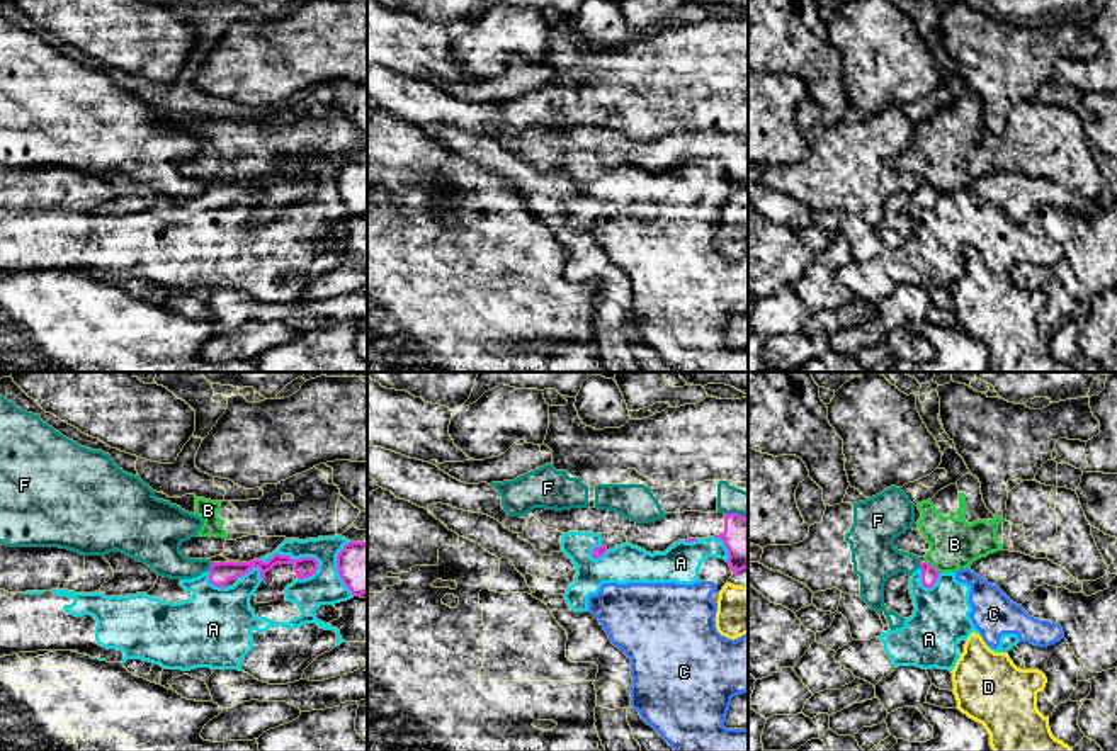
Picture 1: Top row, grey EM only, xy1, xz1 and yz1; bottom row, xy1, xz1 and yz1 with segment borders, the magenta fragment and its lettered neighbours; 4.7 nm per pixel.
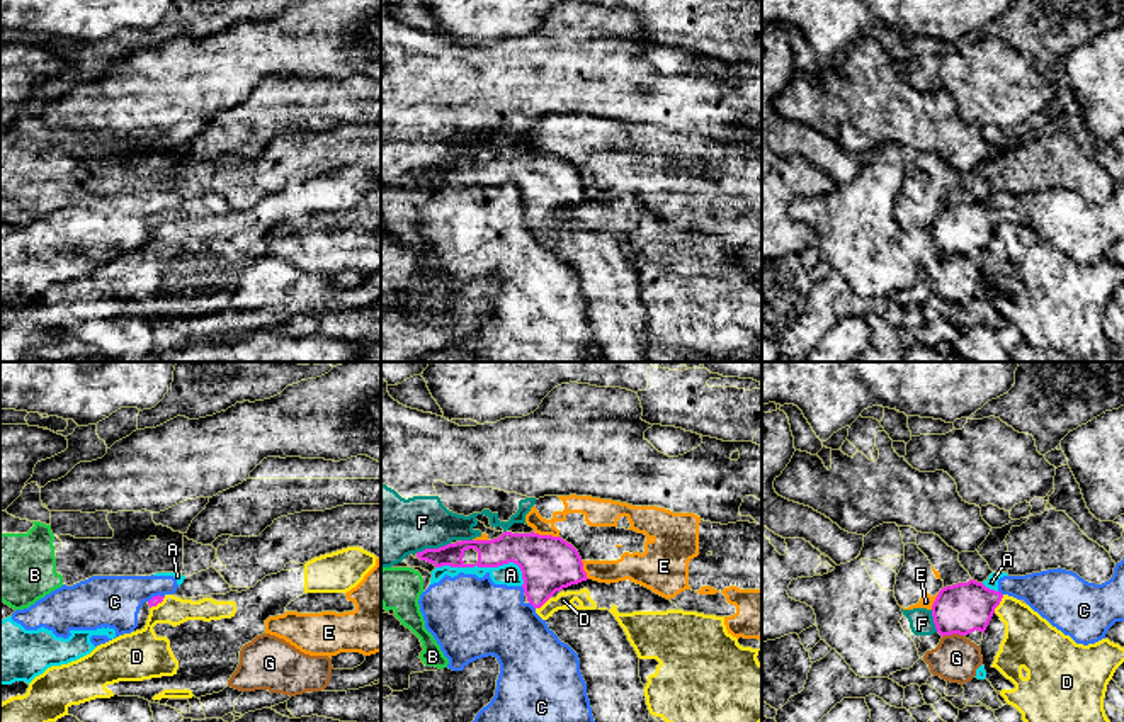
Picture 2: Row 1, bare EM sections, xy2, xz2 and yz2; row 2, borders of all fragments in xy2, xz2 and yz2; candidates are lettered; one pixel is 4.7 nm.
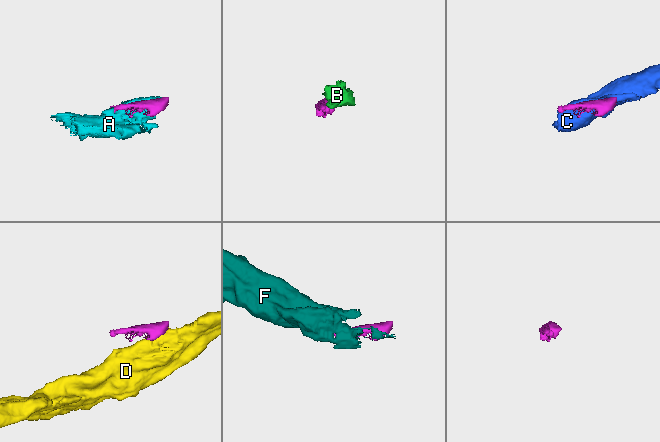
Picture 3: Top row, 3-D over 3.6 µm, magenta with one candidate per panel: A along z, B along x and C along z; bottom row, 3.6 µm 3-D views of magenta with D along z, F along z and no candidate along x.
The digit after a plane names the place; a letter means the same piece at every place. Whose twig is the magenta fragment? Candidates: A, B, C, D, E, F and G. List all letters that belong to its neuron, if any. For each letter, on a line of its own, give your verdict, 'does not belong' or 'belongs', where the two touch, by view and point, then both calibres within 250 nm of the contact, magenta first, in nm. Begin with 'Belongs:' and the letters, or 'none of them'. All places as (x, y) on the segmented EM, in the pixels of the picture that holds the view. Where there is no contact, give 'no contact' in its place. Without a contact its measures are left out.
Belongs: none of them
A: does not belong; meets magenta in xz2 at (485, 566); 200 nm thick on the magenta side, 110 nm on the other
B: does not belong; meets magenta in yz1 at (934, 568); 80 nm thick on the magenta side, 240 nm on the other
C: does not belong; meets magenta in xz2 at (524, 590); 260 nm thick on the magenta side, 360 nm on the other
D: does not belong; meets magenta in yz2 at (999, 603); 240 nm thick on the magenta side, 260 nm on the other
E: does not belong; meets magenta in xz2 at (546, 535); 260 nm thick on the magenta side, 100 nm on the other
F: does not belong; meets magenta in xz2 at (432, 549); 110 nm thick on the magenta side, 320 nm on the other
G: does not belong; meets magenta in yz2 at (953, 632); 240 nm thick on the magenta side, 220 nm on the other

